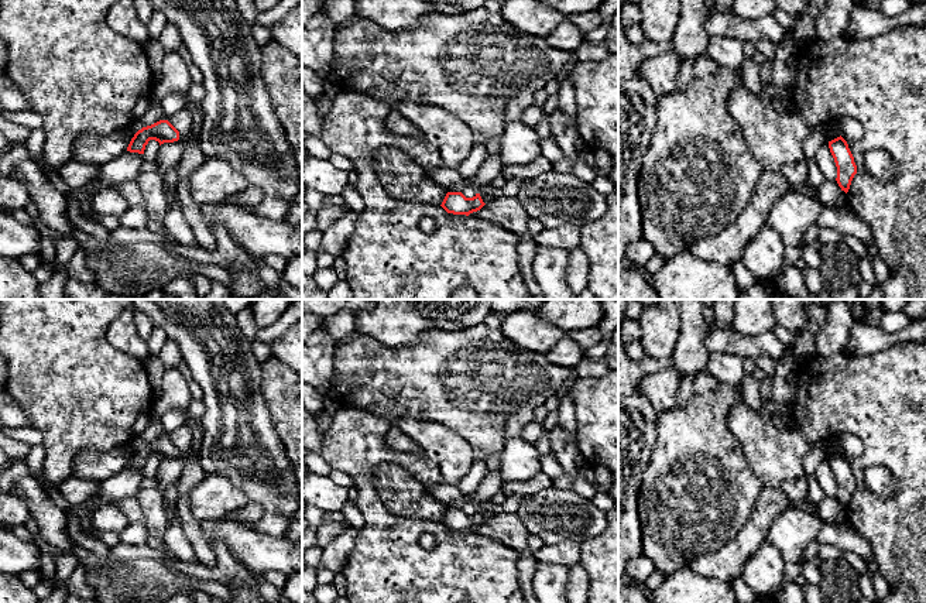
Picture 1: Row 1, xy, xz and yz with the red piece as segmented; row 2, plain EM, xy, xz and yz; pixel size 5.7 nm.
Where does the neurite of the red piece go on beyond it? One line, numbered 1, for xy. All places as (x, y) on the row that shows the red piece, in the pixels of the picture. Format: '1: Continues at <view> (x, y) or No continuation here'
1: No continuation here

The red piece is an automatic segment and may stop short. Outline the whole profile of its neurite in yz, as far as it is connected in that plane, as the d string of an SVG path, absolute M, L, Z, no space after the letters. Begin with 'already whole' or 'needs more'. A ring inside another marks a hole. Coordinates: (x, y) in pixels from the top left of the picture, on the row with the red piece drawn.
already whole; M840 136L831 141L829 141L830 153L834 158L837 167L837 184L846 193L850 189L851 181L857 174L857 165L854 162L854 157L848 148L847 141Z

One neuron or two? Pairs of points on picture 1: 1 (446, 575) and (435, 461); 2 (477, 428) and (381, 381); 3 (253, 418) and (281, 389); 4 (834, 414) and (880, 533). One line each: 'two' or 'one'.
1: one
2: one
3: two
4: one

